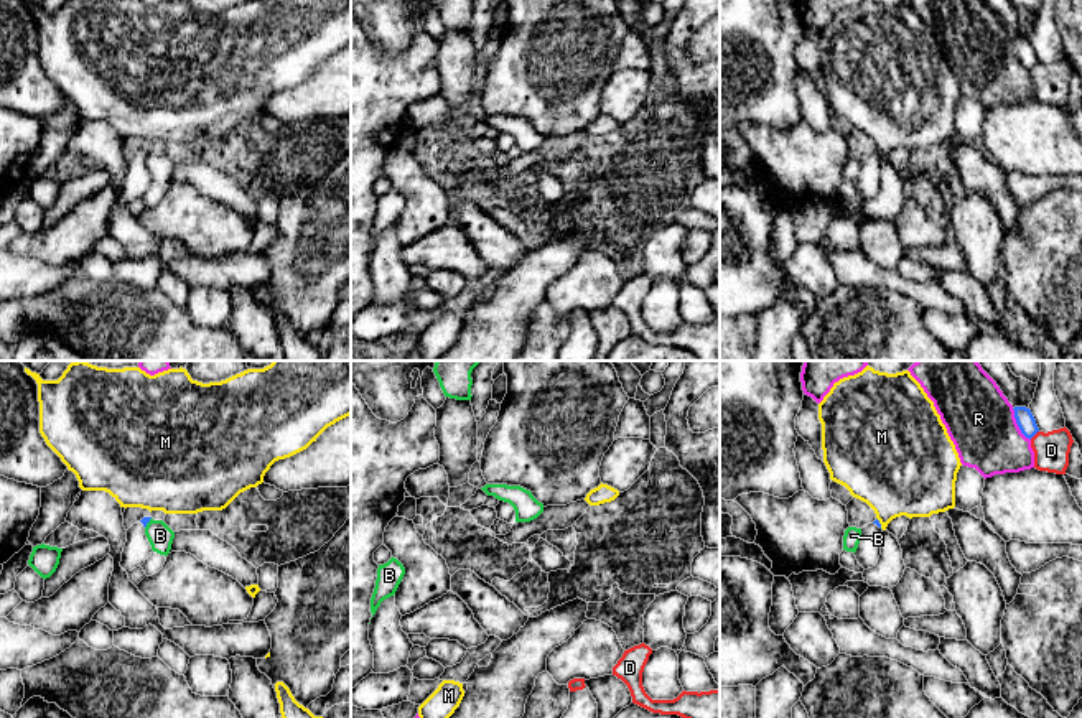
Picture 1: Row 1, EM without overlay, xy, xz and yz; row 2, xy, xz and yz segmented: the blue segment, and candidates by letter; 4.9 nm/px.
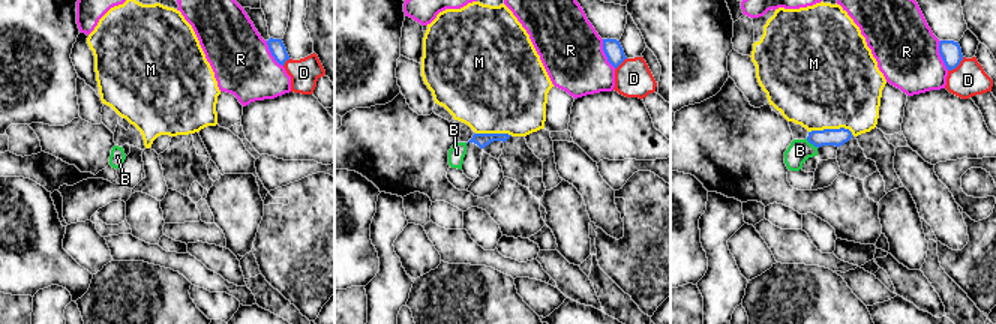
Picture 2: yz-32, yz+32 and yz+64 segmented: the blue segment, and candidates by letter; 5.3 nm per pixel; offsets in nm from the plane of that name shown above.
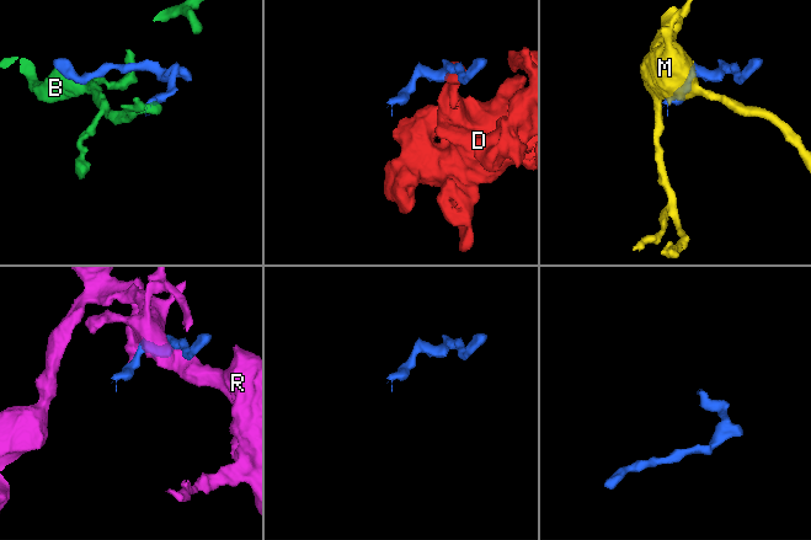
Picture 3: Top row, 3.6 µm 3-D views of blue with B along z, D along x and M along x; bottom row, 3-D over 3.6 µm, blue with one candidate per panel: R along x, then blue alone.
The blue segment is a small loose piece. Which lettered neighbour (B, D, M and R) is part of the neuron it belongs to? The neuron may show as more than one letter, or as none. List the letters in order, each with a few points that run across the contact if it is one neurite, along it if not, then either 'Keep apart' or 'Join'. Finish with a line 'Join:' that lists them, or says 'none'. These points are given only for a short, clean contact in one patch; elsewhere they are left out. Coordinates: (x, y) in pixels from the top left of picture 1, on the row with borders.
B: Keep apart
D: Line: yz (1038, 430), (1030, 438). Keep apart
M: Keep apart
R: Keep apart
Join: none

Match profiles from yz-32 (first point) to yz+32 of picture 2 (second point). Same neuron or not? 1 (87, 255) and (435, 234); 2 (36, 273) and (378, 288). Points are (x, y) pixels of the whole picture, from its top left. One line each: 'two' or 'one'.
1: two
2: two

